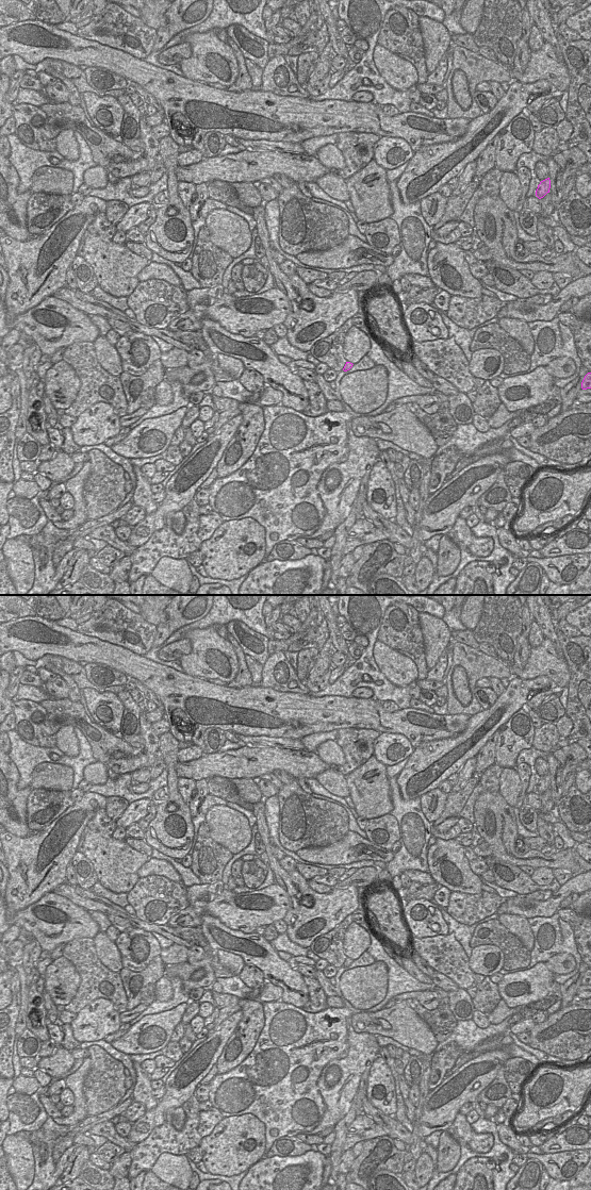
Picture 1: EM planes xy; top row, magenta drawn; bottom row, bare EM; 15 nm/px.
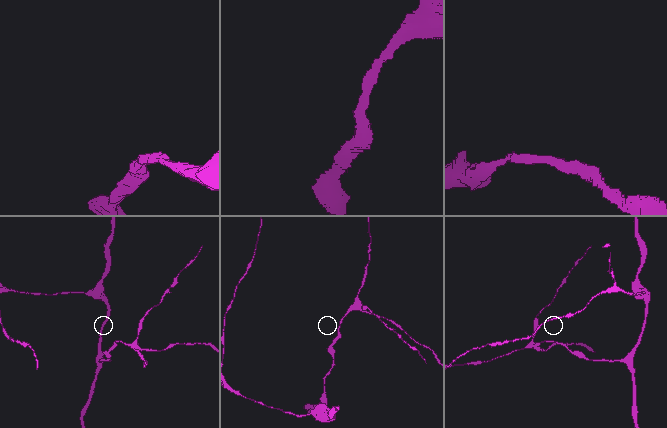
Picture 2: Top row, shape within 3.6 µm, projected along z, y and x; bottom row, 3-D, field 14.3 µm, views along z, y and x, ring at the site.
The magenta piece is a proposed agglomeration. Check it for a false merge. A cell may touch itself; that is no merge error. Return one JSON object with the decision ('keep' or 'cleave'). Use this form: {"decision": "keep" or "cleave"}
{"decision": "keep"}

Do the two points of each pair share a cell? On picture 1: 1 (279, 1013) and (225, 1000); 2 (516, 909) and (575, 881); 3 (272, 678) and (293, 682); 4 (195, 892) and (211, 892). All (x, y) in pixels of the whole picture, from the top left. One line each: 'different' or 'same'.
1: different
2: same
3: same
4: same

